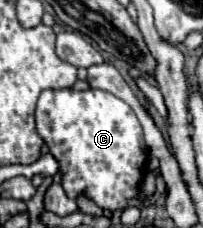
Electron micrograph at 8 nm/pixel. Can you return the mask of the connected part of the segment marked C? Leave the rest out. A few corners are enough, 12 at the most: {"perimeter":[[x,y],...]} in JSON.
{"perimeter":[[44,91],[36,131],[68,197],[122,211],[148,147],[126,101]]}

